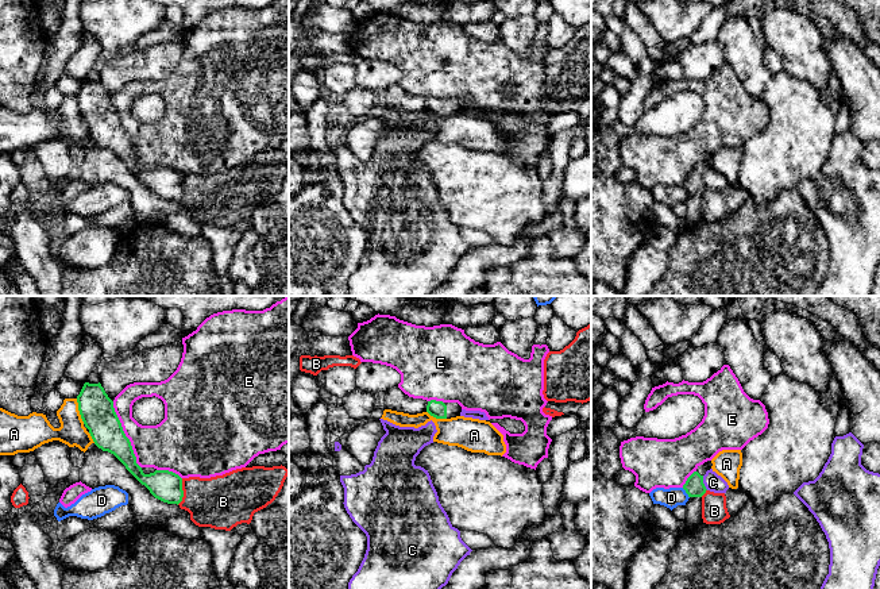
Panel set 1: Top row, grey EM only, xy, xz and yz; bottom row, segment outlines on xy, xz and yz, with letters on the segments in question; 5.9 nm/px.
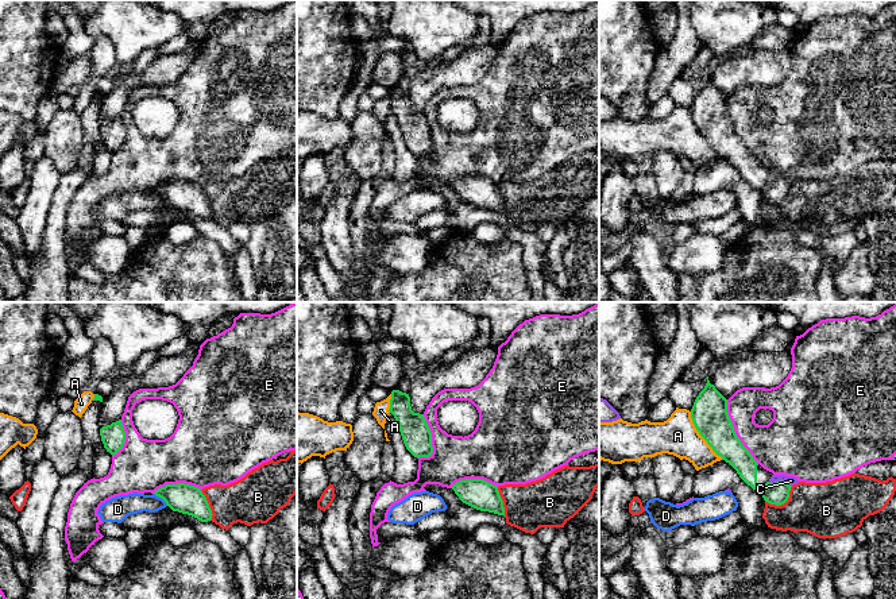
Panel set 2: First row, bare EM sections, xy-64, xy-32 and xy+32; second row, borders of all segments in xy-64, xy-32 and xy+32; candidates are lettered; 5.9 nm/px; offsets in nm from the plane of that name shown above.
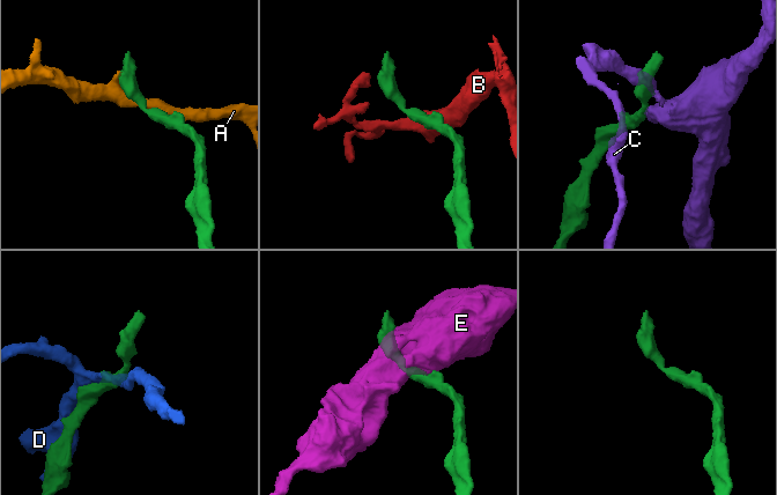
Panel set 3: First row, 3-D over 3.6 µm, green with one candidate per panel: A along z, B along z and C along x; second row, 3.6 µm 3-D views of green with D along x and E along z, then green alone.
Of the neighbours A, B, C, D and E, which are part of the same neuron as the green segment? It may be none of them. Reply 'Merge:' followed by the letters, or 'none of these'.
Merge: none of these

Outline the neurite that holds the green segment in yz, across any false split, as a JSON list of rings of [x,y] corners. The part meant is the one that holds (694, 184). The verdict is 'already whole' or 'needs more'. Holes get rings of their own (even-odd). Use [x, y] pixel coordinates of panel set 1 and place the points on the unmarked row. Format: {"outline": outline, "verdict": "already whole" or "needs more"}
{"outline": [[[694,169],[683,182],[683,186],[688,195],[702,195],[706,190],[706,184],[703,181],[703,173],[698,169]]], "verdict": "already whole"}

